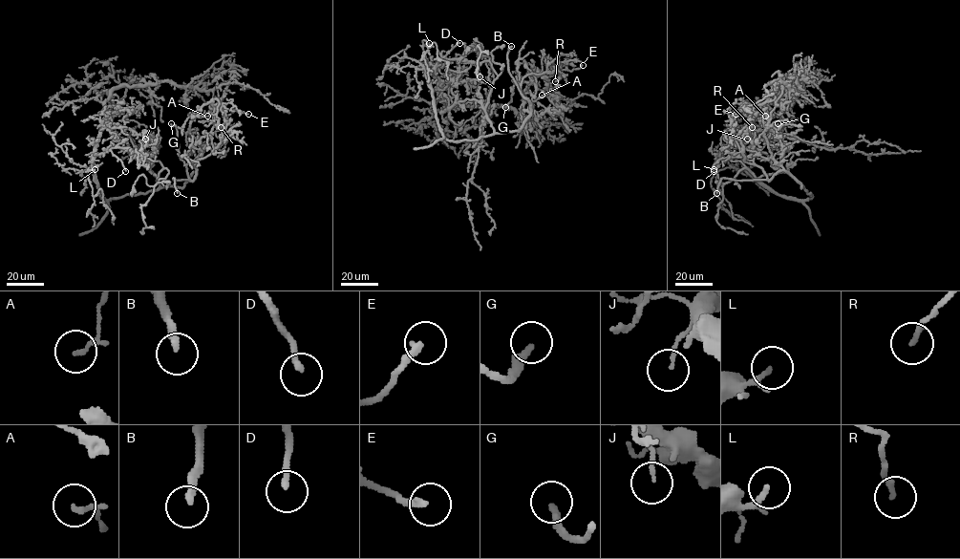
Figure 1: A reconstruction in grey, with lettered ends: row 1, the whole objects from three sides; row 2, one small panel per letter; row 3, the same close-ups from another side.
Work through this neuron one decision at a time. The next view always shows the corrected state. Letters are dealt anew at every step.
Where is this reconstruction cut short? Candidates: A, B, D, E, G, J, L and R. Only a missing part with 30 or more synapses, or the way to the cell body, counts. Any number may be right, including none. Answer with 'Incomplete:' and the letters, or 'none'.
Incomplete: B, D, G, L

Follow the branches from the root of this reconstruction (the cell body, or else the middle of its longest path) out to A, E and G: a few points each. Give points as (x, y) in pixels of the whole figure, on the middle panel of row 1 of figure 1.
A: (458, 107), (505, 106), (528, 122), (544, 122), (562, 106), (551, 90), (544, 87), (547, 96), (542, 95)
E: (458, 107), (505, 106), (528, 122), (544, 122), (562, 111), (547, 78), (560, 70), (571, 71), (583, 65)
G: (458, 107), (439, 99), (456, 75), (456, 102), (478, 100), (498, 133), (530, 113), (518, 82), (505, 107)

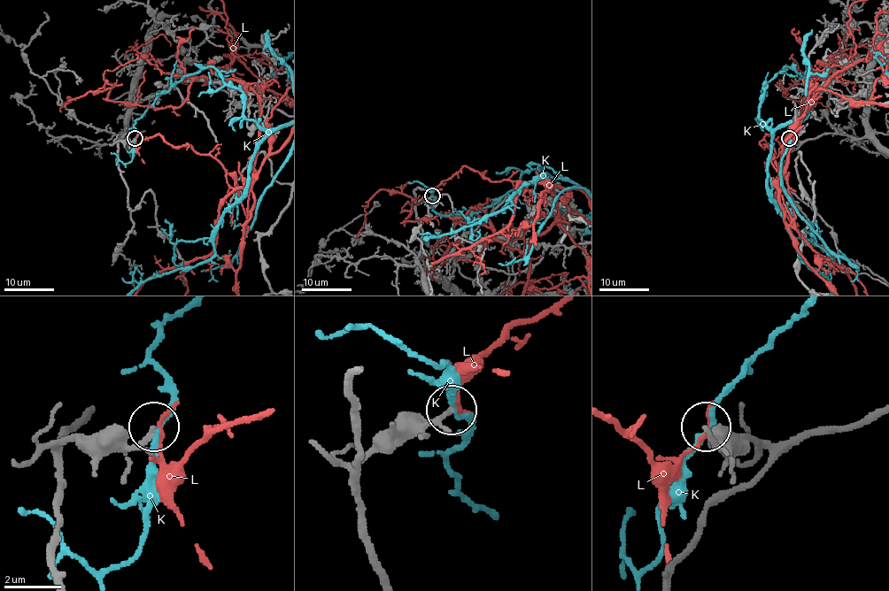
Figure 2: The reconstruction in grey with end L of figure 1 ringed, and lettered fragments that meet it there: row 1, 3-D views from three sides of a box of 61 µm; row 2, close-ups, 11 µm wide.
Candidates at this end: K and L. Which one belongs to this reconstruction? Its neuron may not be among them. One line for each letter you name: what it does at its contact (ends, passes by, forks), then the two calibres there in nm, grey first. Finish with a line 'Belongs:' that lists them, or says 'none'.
Belongs: none

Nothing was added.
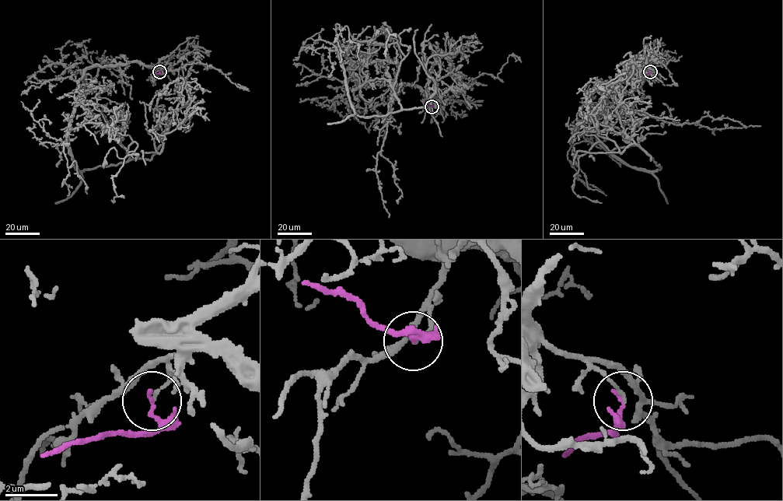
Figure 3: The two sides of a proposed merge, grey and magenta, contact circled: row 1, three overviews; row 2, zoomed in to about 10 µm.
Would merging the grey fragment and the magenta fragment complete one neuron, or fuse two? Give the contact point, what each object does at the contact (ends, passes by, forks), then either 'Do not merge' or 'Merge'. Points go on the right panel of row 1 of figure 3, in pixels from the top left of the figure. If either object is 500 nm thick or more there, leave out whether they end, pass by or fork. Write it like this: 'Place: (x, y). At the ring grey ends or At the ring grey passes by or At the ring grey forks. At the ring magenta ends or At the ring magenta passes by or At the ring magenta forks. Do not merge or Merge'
Place: (650, 71). At the ring grey ends. At the ring magenta ends. Do not merge

